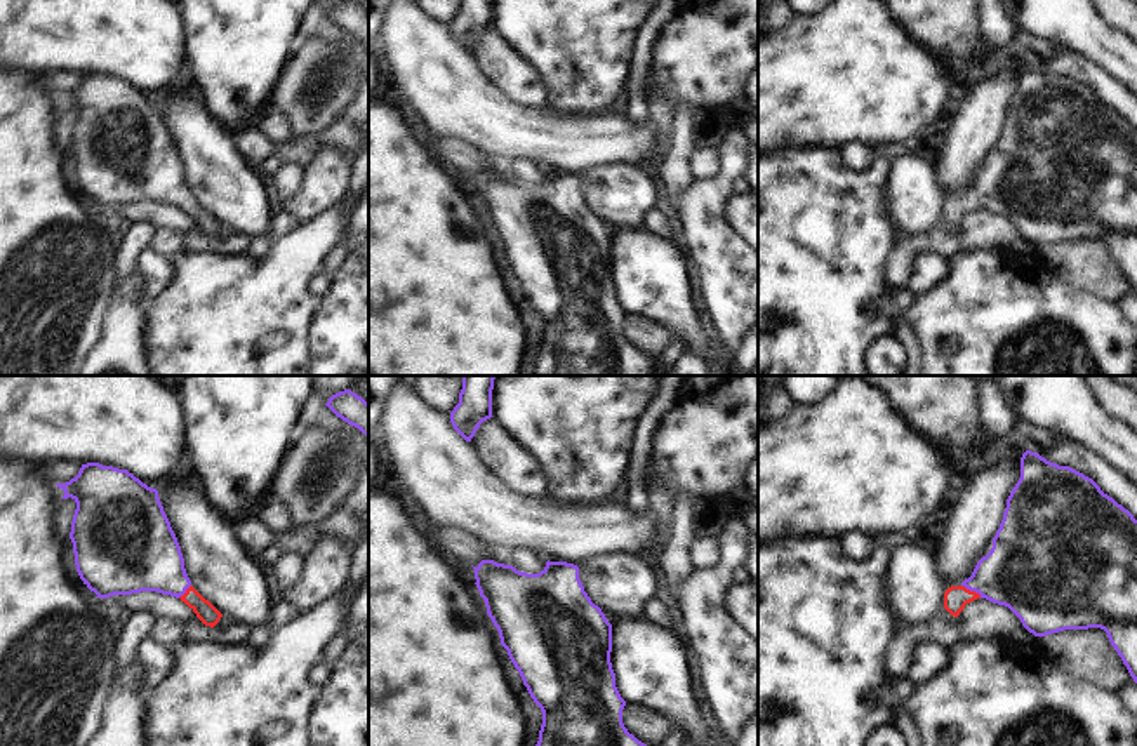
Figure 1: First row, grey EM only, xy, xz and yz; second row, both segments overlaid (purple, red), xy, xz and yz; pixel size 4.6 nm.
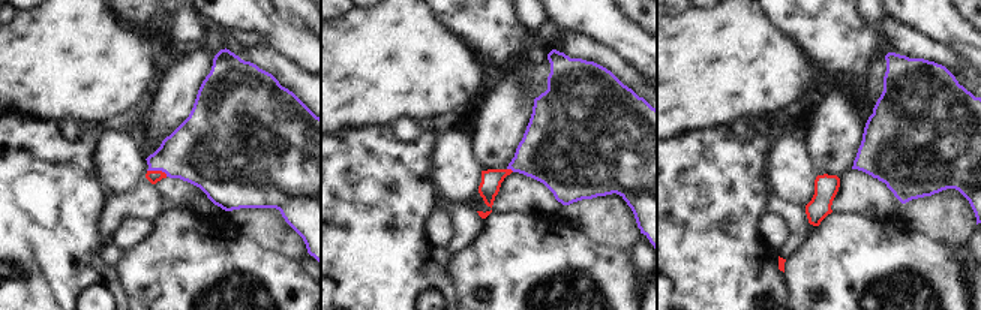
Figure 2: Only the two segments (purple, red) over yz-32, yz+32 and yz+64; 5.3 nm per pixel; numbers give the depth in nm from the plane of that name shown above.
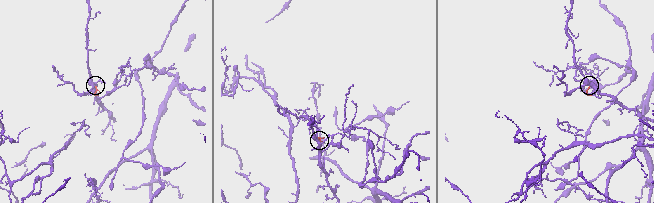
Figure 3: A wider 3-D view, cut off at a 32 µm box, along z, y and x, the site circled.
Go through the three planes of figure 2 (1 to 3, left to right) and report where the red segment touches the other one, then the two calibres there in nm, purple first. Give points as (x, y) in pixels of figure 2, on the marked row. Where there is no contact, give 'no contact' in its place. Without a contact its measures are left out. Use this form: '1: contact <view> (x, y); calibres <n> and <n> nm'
1: contact yz-32 (158, 169); calibres 360 and 70 nm
2: contact yz+32 (510, 168); calibres 360 and 110 nm
3: no contact

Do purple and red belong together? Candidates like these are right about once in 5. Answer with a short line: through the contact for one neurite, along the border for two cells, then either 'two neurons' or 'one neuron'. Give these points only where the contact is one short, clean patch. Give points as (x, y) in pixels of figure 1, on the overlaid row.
yz (1023, 571), (993, 578), (972, 590), (957, 597) | one neuron

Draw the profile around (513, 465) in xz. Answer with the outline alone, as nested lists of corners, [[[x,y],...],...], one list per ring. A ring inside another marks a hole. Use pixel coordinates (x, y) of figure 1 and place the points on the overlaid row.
[[[495,419],[480,424],[471,443],[483,464],[513,492],[541,499],[546,496],[546,476],[537,459]]]

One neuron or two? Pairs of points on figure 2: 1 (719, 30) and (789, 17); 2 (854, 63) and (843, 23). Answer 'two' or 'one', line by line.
1: two
2: one

